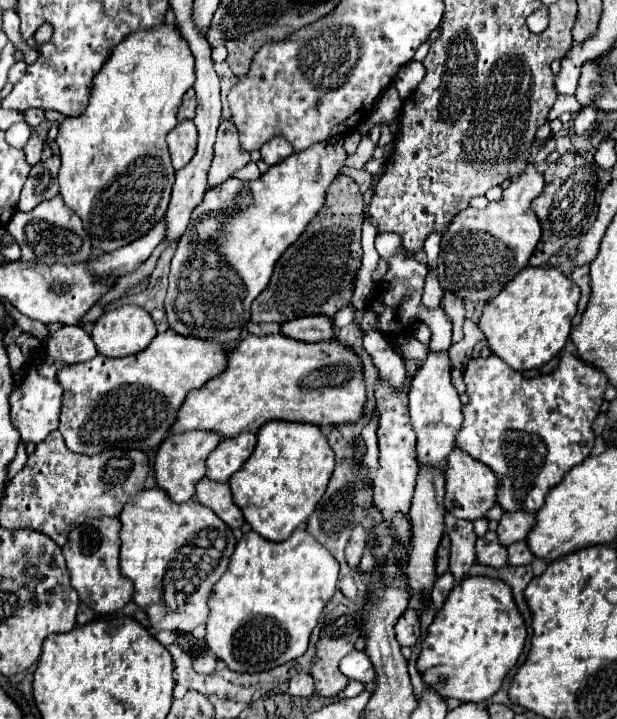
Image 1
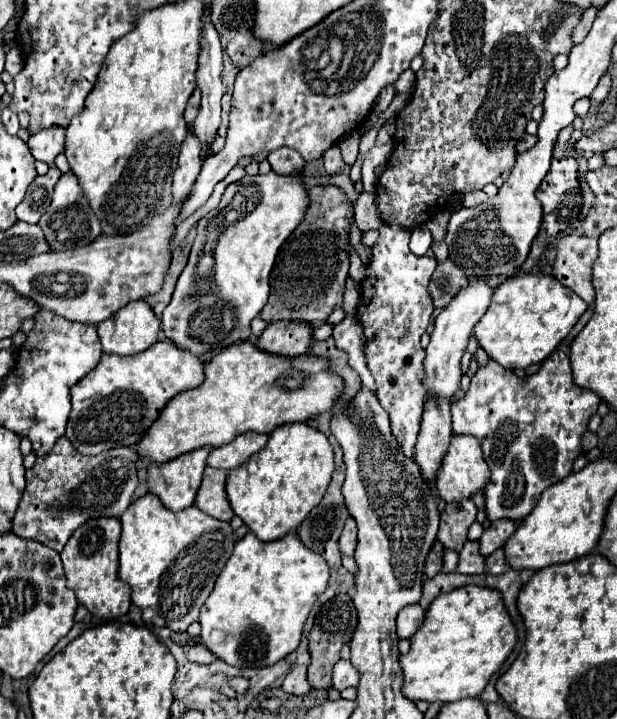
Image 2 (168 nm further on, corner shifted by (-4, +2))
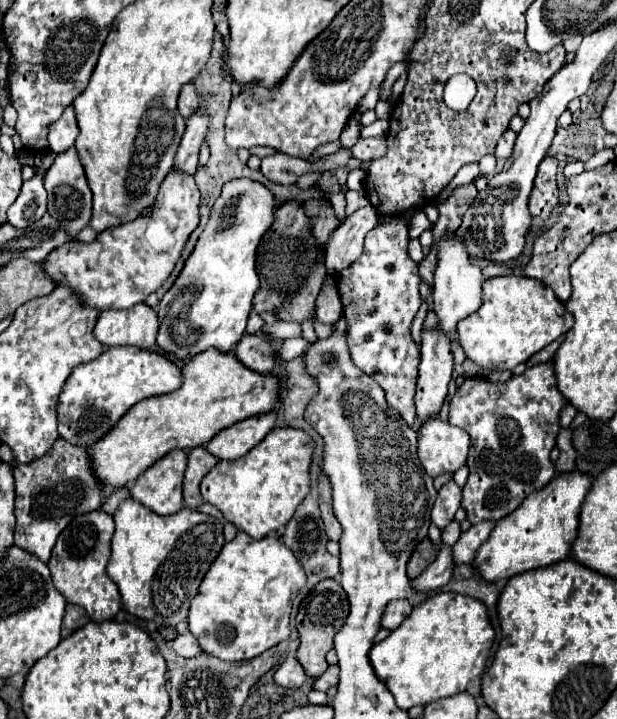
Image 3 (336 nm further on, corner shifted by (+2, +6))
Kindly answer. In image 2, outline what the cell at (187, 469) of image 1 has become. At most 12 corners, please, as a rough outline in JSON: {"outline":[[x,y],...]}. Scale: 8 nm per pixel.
{"outline":[[212,448],[148,466],[148,490],[174,512],[192,506]]}

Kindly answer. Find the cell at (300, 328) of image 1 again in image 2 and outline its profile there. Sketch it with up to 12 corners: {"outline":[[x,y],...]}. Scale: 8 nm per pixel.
{"outline":[[272,322],[258,346],[272,354],[298,356],[312,346],[312,326]]}

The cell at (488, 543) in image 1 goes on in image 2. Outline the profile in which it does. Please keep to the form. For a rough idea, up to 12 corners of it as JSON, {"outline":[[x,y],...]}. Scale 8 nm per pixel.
{"outline":[[470,540],[460,552],[458,572],[482,574],[486,556],[480,542]]}

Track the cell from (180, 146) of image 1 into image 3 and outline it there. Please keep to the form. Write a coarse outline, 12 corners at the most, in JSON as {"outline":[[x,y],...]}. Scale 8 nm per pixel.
{"outline":[[170,172],[150,216],[68,242],[44,266],[98,310],[156,292],[200,224]]}

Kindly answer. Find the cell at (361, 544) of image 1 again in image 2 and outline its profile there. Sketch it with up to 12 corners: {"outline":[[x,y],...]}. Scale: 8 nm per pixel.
{"outline":[[346,520],[340,550],[344,556],[356,552],[356,522]]}

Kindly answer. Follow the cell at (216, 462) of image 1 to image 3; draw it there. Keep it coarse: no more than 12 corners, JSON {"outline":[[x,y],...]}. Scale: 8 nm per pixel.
{"outline":[[258,414],[218,432],[206,448],[220,460],[250,452],[276,422]]}

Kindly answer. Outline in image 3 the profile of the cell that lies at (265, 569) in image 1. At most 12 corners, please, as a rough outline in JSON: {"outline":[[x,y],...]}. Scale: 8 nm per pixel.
{"outline":[[238,532],[190,602],[204,652],[250,660],[290,636],[304,568]]}

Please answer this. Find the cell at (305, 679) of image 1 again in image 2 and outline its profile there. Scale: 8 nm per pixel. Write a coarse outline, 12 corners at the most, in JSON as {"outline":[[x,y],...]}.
{"outline":[[294,666],[282,688],[290,694],[308,694],[306,668]]}

